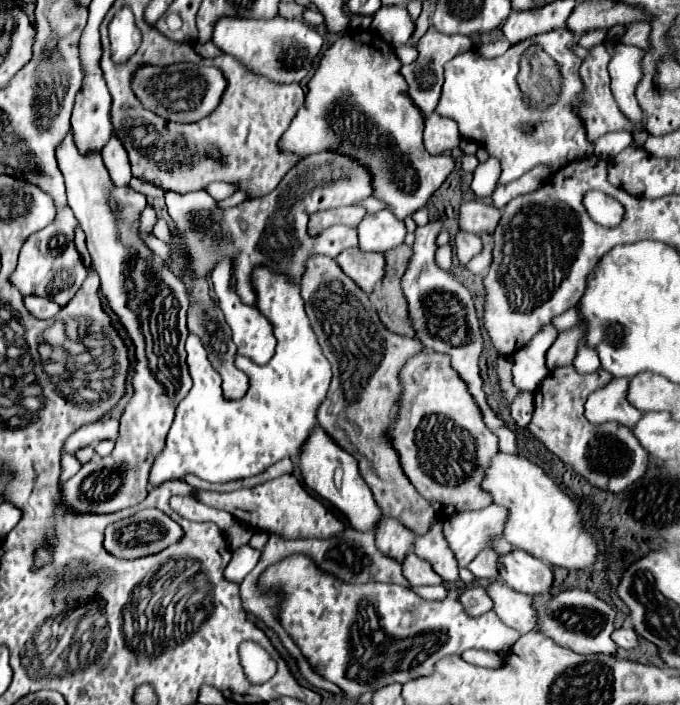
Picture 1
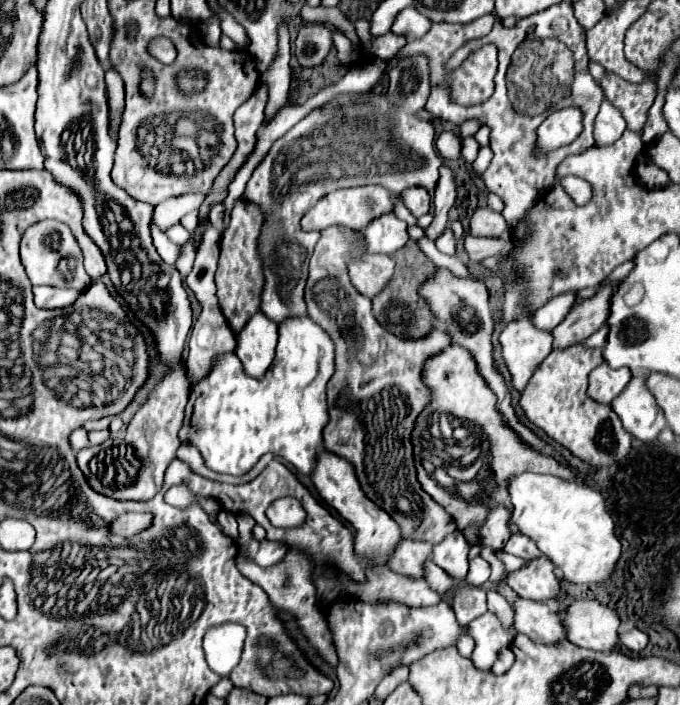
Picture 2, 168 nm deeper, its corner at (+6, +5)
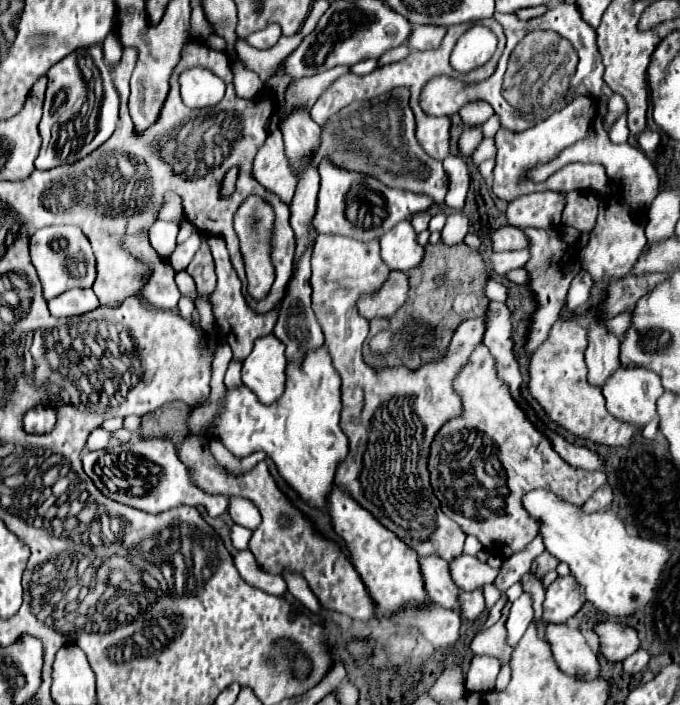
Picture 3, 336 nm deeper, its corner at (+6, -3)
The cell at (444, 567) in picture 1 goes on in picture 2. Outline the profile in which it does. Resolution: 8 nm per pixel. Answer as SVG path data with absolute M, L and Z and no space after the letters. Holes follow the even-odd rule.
M461 531L445 537L443 543L433 545L433 563L443 567L459 583L465 581L469 573L469 545Z

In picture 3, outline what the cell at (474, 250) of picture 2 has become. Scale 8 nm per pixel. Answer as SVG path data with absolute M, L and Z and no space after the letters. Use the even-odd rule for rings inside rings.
M523 249L523 251L505 251L505 253L491 253L489 255L489 263L491 263L491 269L497 273L497 275L505 275L507 271L511 269L517 269L517 267L523 267L525 261L529 259L529 253Z

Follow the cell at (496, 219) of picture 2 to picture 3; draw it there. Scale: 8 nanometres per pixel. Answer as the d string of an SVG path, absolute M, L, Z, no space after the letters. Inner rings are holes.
M503 225L491 231L491 243L493 243L493 251L527 249L527 237L521 233L521 229L511 225Z

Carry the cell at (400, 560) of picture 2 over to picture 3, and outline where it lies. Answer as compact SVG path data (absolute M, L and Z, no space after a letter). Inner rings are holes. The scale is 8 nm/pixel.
M437 555L419 557L419 569L421 569L425 591L429 599L441 607L459 611L459 605L457 605L459 589L449 577L449 563Z

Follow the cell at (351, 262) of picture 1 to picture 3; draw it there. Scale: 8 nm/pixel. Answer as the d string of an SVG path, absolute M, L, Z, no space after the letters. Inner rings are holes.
M391 271L381 285L381 289L361 295L357 301L359 313L365 319L375 319L375 317L389 317L393 315L407 297L407 275L403 271Z

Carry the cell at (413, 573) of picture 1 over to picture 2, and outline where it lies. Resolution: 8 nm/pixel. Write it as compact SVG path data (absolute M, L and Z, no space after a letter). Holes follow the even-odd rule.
M433 561L425 565L425 581L431 589L435 589L439 595L447 595L449 589L455 589L453 577L449 577L441 567L437 567Z

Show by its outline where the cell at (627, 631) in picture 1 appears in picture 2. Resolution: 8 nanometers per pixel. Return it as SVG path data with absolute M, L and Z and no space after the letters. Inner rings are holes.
M639 629L621 631L621 643L633 653L641 653L647 647L647 643L649 643L649 635L639 631Z

